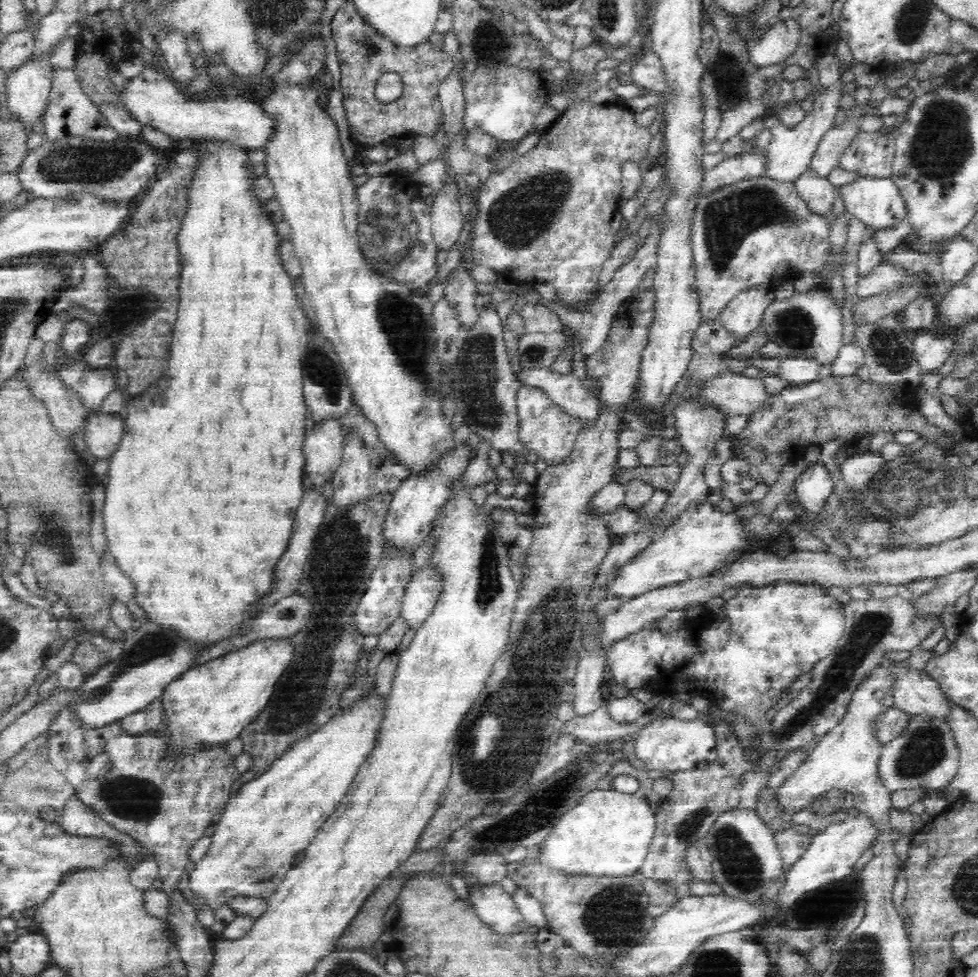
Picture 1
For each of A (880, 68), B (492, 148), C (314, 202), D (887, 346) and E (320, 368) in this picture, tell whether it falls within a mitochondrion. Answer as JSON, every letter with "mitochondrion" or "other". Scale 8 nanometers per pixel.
{"A":"other","B":"other","C":"other","D":"mitochondrion","E":"mitochondrion"}

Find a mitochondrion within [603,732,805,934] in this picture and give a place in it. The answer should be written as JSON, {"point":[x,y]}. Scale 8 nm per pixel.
{"point":[740,864]}

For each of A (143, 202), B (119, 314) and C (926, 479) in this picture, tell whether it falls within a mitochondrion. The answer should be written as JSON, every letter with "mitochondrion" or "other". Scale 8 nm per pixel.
{"A":"other","B":"other","C":"mitochondrion"}

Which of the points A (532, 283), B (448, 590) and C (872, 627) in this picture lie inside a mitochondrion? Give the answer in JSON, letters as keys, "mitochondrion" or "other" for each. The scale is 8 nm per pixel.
{"A":"other","B":"other","C":"mitochondrion"}

